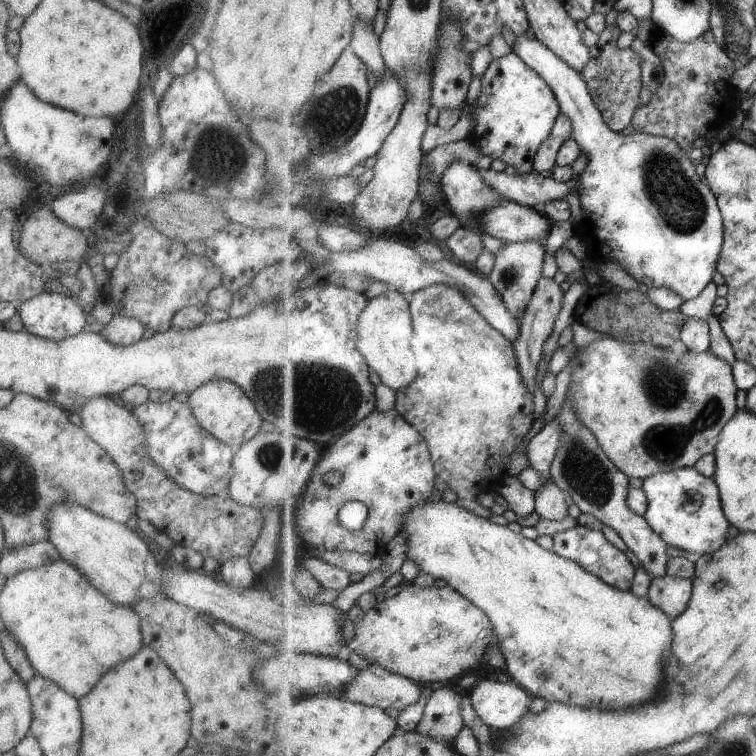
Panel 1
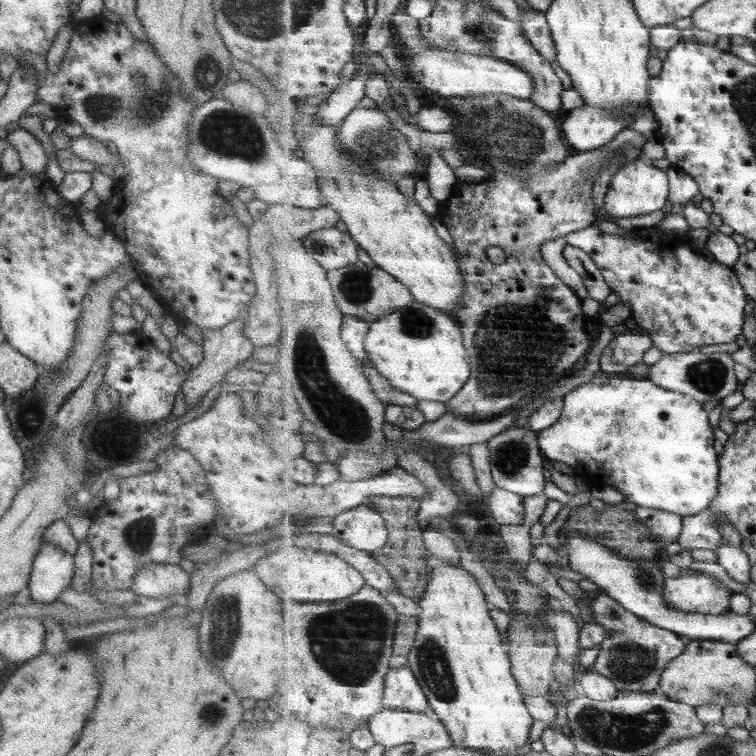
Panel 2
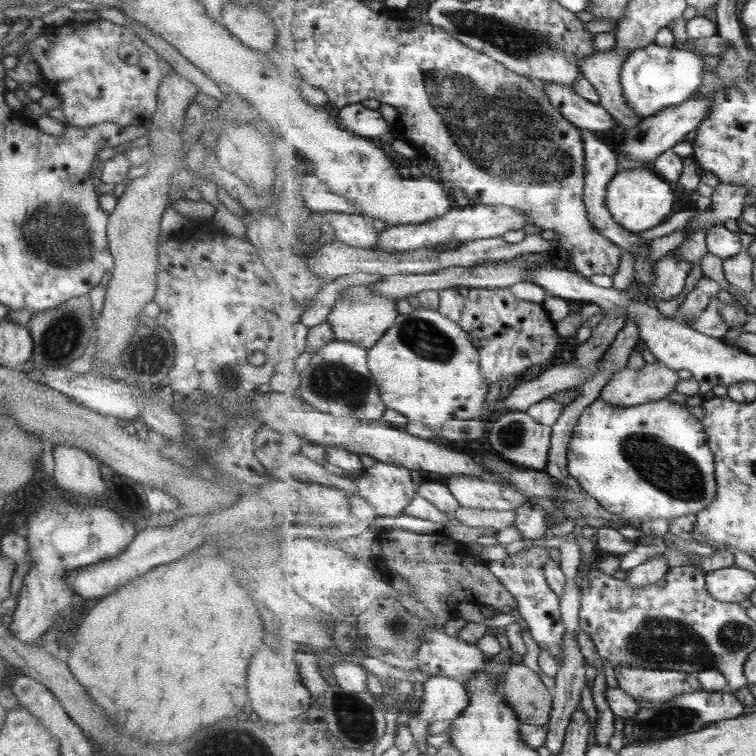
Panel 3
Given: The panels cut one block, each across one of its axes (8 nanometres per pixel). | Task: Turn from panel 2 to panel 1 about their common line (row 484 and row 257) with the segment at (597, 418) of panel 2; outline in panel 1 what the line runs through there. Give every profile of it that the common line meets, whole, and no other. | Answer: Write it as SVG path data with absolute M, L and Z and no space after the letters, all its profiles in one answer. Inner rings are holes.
M527 33L516 37L516 41L512 46L513 52L517 53L533 70L536 70L548 83L557 95L558 101L562 106L562 112L565 113L573 123L572 136L584 150L584 154L588 157L588 163L585 170L581 173L581 182L578 185L577 192L581 200L582 222L589 227L591 236L597 242L595 253L604 257L605 260L612 260L621 265L621 267L637 282L646 284L651 287L667 287L679 293L686 301L697 298L711 284L715 272L718 270L718 260L722 252L724 243L724 216L722 209L719 208L719 201L715 196L714 190L706 183L705 179L697 176L695 166L691 162L689 155L679 146L678 142L668 139L667 137L658 137L649 133L633 132L631 134L620 134L614 131L605 121L602 110L599 110L590 88L582 77L582 71L574 69L568 62L565 62L554 50L551 50L540 38L535 34Z

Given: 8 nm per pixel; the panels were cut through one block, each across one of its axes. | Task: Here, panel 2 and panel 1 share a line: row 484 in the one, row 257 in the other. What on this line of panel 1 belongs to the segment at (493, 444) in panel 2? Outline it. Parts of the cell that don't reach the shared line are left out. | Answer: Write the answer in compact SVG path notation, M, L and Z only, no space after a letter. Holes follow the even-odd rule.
M537 239L508 243L496 256L496 265L488 276L495 288L501 293L508 311L511 312L519 324L523 322L528 306L537 290L539 279L542 277L545 254L547 254L545 244Z

